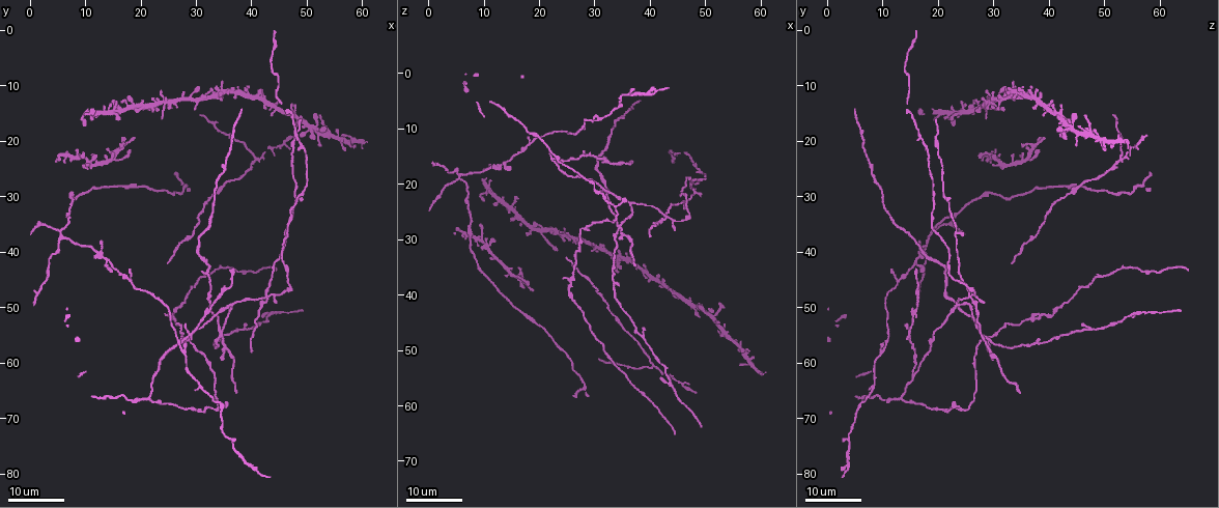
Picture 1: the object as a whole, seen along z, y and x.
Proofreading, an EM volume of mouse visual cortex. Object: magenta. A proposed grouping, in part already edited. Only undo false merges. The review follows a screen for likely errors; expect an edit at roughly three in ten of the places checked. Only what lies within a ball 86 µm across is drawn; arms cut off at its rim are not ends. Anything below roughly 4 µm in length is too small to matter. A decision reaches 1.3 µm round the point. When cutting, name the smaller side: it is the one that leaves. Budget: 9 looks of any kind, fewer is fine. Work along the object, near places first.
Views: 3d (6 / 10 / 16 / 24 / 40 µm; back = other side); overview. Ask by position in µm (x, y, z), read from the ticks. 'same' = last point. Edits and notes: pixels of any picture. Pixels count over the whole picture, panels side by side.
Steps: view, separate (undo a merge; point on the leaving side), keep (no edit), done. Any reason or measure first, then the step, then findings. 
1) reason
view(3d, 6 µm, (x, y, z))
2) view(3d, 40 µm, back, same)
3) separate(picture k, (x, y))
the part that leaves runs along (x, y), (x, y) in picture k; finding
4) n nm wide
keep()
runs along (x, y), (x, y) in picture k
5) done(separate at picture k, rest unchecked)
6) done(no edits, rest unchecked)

two arms in line, one across
view(3d, 24 µm, (34.5, 55.5, 28.0))

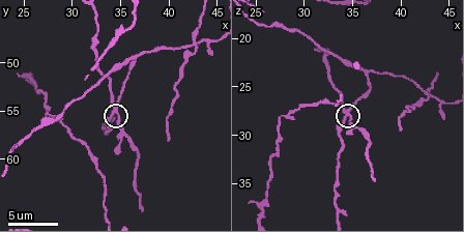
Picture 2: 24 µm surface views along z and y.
closer look
view(3d, 6 µm, (34.4, 55.4, 28.0))

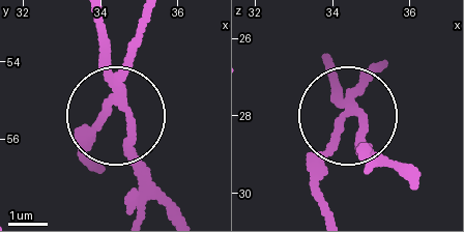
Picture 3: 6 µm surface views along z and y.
side arm 14 µm
separate(picture 3, (129, 139))
the part that leaves runs along (112, 88), (102, 23) in picture 3; two neurons meet here

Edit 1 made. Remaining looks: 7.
view(overview)

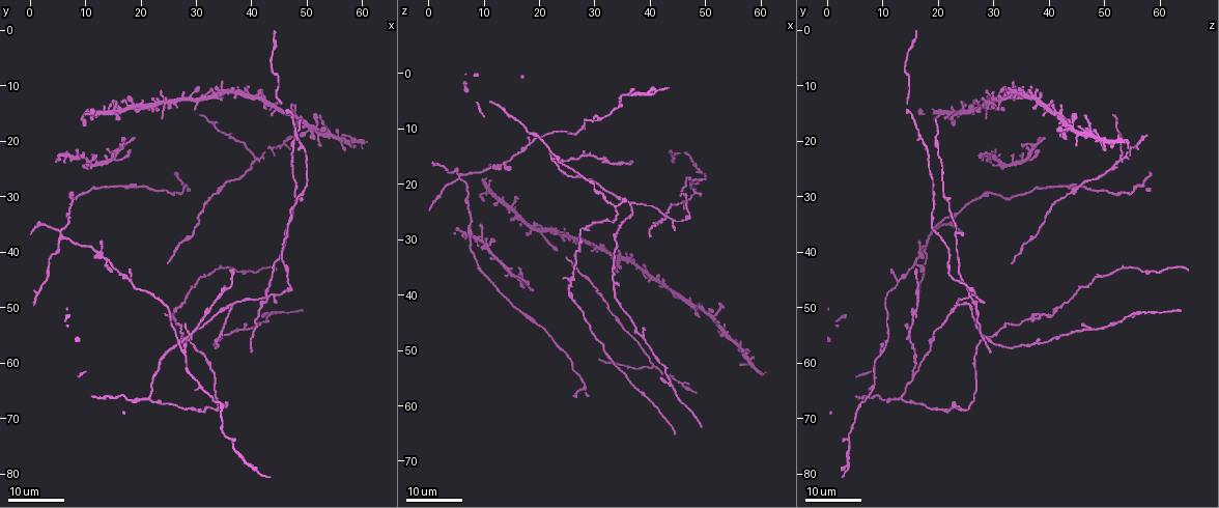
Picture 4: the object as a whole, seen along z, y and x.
two arms at a narrow angle
view(3d, 24 µm, (22.5, 62.0, 16.0))

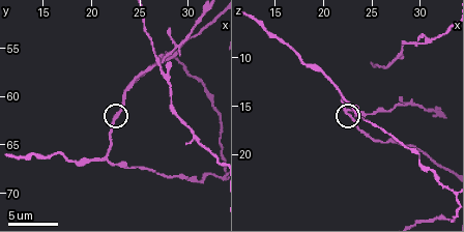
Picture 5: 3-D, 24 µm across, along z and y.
view(3d, 10 µm, same)

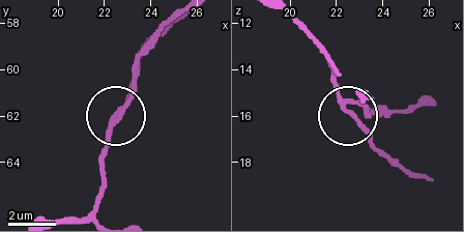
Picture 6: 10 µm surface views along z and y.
side arm 94 µm
separate(picture 6, (129, 104))
the part that leaves runs along (110, 131), (132, 90), (136, 61), (175, 20) in picture 6; a second neuron is stuck on

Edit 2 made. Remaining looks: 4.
view(overview)

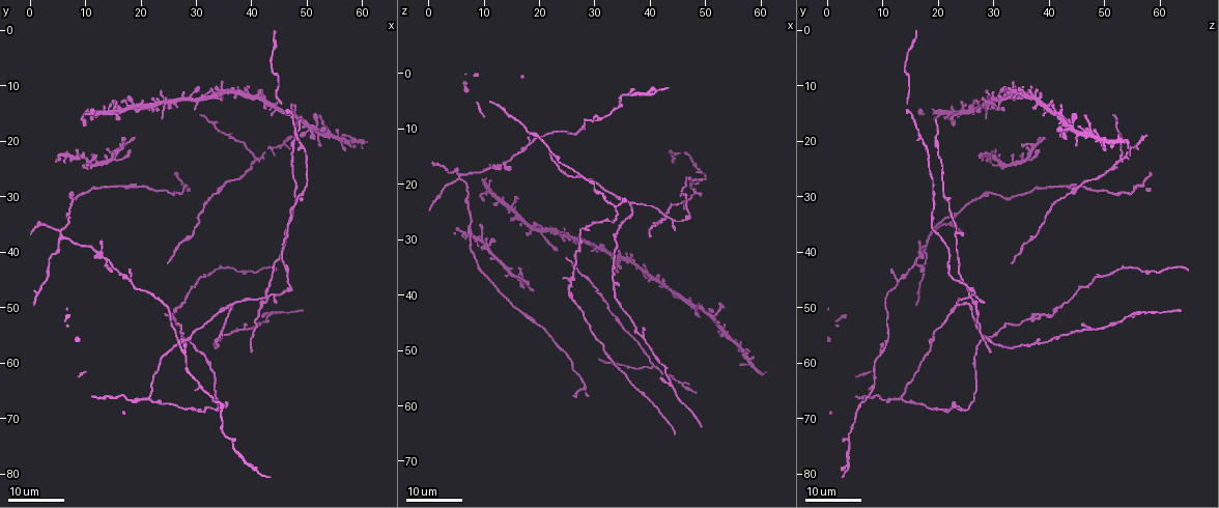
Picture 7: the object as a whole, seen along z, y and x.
branch point
view(3d, 24 µm, (36.0, 49.5, 23.5))

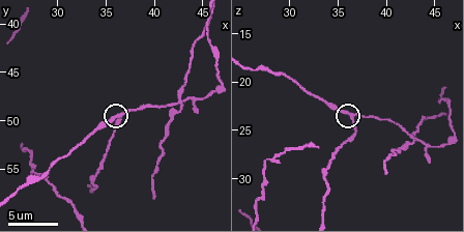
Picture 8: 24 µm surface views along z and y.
zoom in
view(3d, 10 µm, (36.4, 49.6, 23.6))

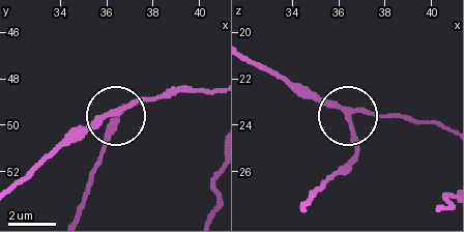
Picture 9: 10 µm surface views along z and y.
zoom in
view(3d, 6 µm, (36.4, 49.4, 23.8))

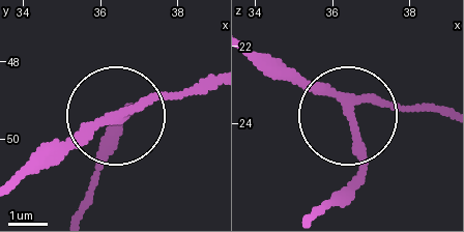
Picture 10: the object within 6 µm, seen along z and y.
side arm 55 µm
keep()
continuous, no second neuron

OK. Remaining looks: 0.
done(separate at picture 3, separate at picture 6, rest unchecked)

